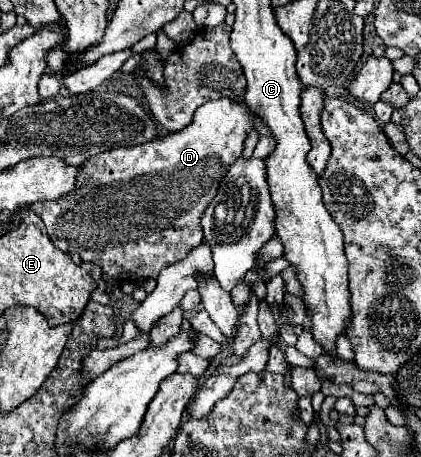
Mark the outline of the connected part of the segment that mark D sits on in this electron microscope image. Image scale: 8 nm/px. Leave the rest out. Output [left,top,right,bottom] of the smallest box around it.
[30,97,256,281]

